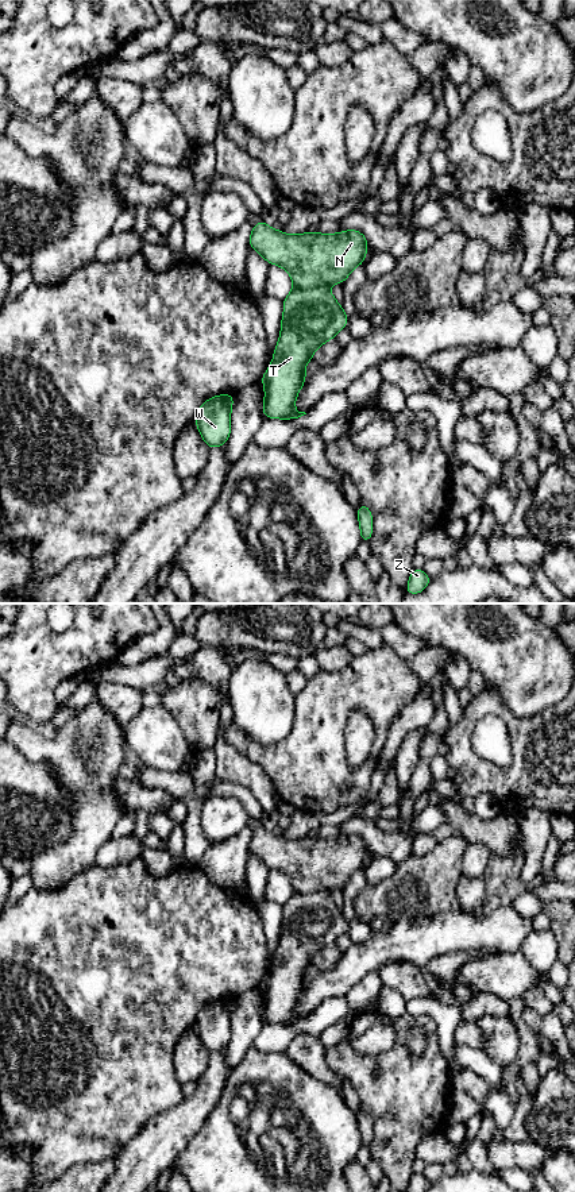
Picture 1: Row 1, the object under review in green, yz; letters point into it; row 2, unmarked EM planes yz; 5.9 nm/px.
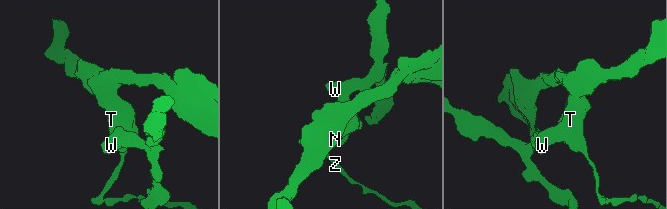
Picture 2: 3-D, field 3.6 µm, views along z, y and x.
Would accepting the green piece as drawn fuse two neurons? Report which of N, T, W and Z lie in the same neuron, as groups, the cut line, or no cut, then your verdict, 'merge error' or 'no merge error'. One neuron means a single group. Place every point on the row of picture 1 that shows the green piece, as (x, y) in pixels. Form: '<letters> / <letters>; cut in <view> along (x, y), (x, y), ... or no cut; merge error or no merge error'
N / T W Z; cut in yz along (325, 285), (294, 288); merge error

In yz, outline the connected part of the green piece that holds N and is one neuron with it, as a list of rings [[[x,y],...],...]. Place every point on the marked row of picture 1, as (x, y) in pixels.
[[[262,219],[252,227],[248,244],[266,259],[269,266],[283,267],[290,274],[293,286],[300,289],[344,283],[350,273],[364,263],[368,247],[366,236],[358,229],[346,229],[339,234],[289,235],[269,227]]]

